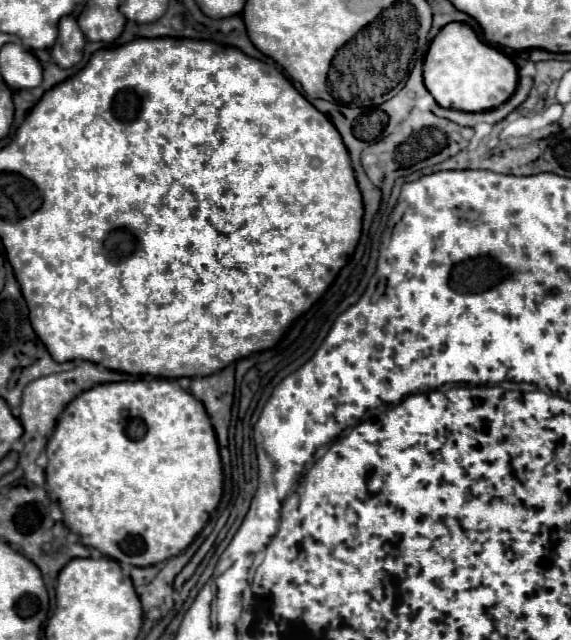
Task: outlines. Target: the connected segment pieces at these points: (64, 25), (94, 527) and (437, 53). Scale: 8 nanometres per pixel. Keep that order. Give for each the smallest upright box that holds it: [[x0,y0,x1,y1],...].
[[50,16,85,69],[47,378,223,566],[423,22,519,112]]

